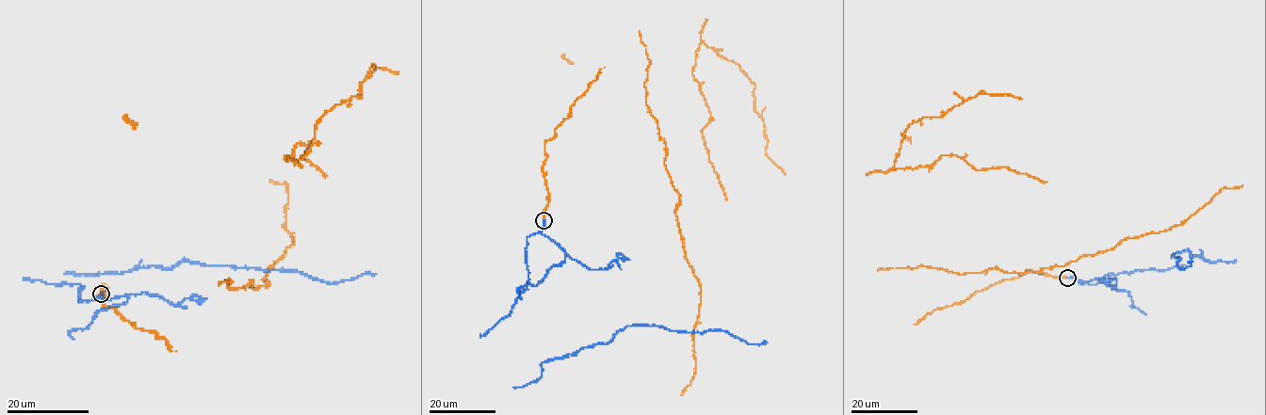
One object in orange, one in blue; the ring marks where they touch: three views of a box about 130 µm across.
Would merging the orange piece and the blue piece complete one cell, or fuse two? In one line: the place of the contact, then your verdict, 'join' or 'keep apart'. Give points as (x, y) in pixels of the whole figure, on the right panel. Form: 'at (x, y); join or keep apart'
at (1067, 278); keep apart

